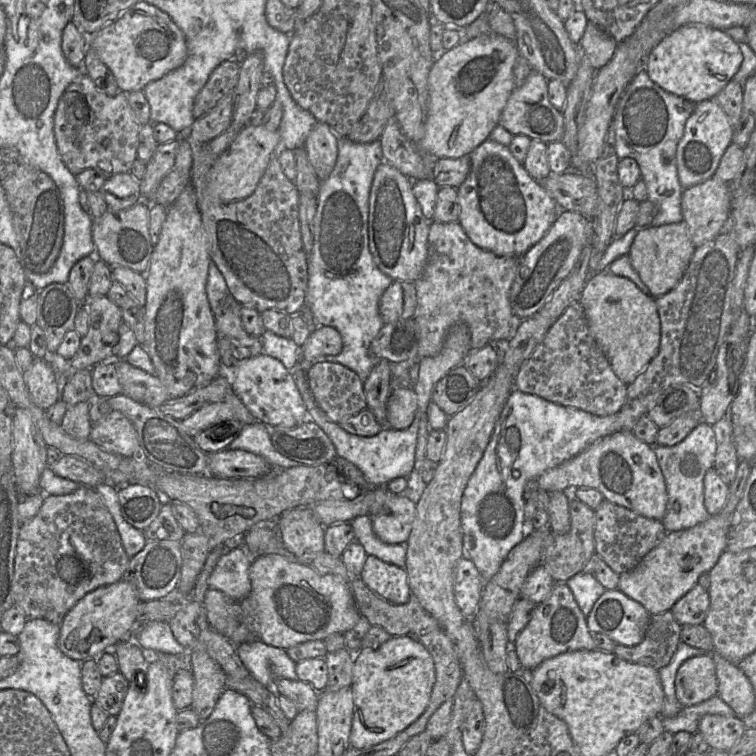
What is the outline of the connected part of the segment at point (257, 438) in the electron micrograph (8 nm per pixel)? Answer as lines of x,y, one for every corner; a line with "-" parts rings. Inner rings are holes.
258,421
243,426
239,435
230,443
229,449
245,450
262,456
274,468
286,469
301,465
285,457
274,448
269,434
269,427

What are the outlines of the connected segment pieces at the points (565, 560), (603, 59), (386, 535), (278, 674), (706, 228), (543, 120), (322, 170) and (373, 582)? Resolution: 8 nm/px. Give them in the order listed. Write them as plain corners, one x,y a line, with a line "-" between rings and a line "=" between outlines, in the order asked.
572,497
569,504
569,513
569,531
562,535
550,531
542,558
542,564
555,583
566,583
567,580
582,571
589,559
595,554
595,511
577,498
=
588,22
579,47
595,70
605,66
614,55
618,43
595,24
=
387,489
387,501
384,505
375,504
375,510
369,517
372,520
374,533
378,538
388,544
406,544
416,514
416,503
405,495
390,493
=
254,639
238,645
237,652
250,674
268,689
273,689
281,678
298,680
296,663
285,649
=
716,176
682,192
681,211
694,247
713,240
728,221
731,188
=
531,70
525,83
515,88
510,95
498,125
504,127
513,136
524,135
531,140
540,140
546,144
561,141
564,135
563,113
549,101
548,79
539,72
=
318,122
308,135
305,149
320,181
333,171
338,156
339,136
325,123
=
367,555
359,578
389,603
401,605
409,600
411,591
405,568

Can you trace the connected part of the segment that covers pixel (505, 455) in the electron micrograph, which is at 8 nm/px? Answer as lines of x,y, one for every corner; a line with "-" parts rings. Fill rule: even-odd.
516,388
512,390
461,500
464,557
474,563
485,582
499,571
510,551
527,534
524,520
524,489
527,482
620,430
618,413
596,416

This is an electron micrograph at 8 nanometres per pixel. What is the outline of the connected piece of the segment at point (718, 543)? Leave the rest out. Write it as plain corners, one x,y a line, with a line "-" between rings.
739,460
736,478
730,485
723,509
692,528
668,532
634,569
620,575
618,589
643,605
651,616
671,611
674,604
698,584
702,574
709,573
727,550
727,535
732,516
743,497
751,468
752,462

